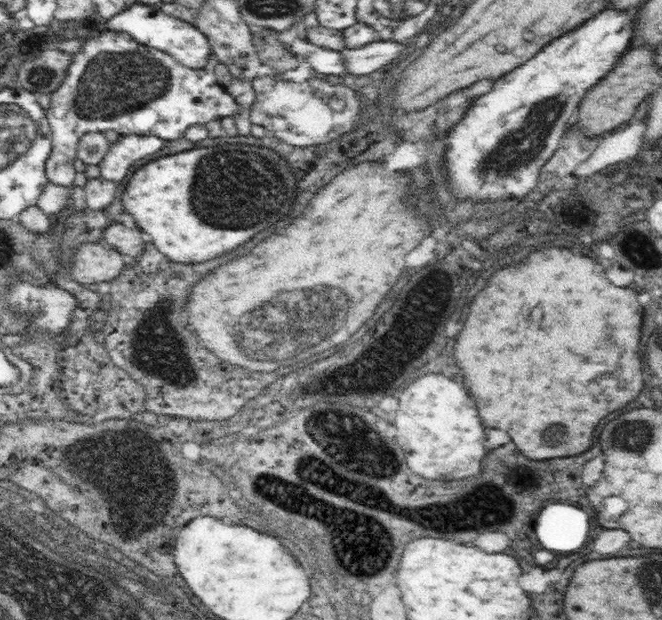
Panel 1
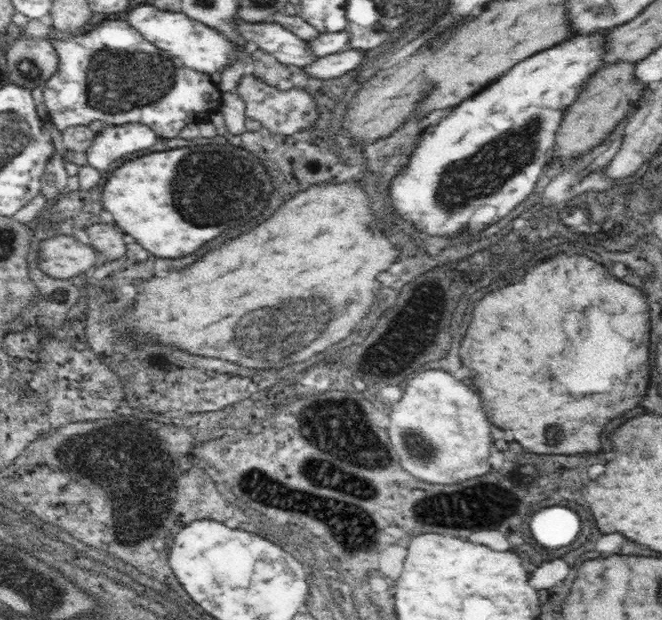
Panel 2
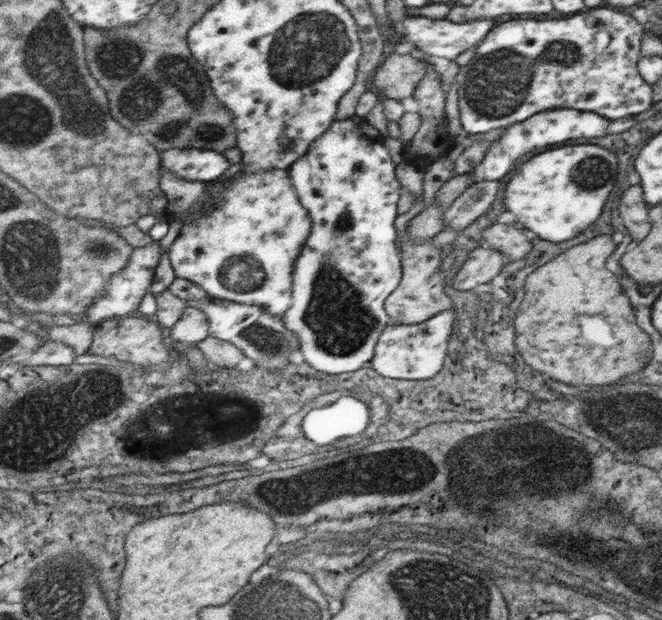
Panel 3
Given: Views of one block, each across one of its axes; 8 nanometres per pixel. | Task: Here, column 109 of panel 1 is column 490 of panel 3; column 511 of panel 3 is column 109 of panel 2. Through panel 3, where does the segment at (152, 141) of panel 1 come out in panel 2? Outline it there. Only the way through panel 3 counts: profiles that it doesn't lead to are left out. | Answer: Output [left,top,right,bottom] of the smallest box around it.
[86,123,159,173]

